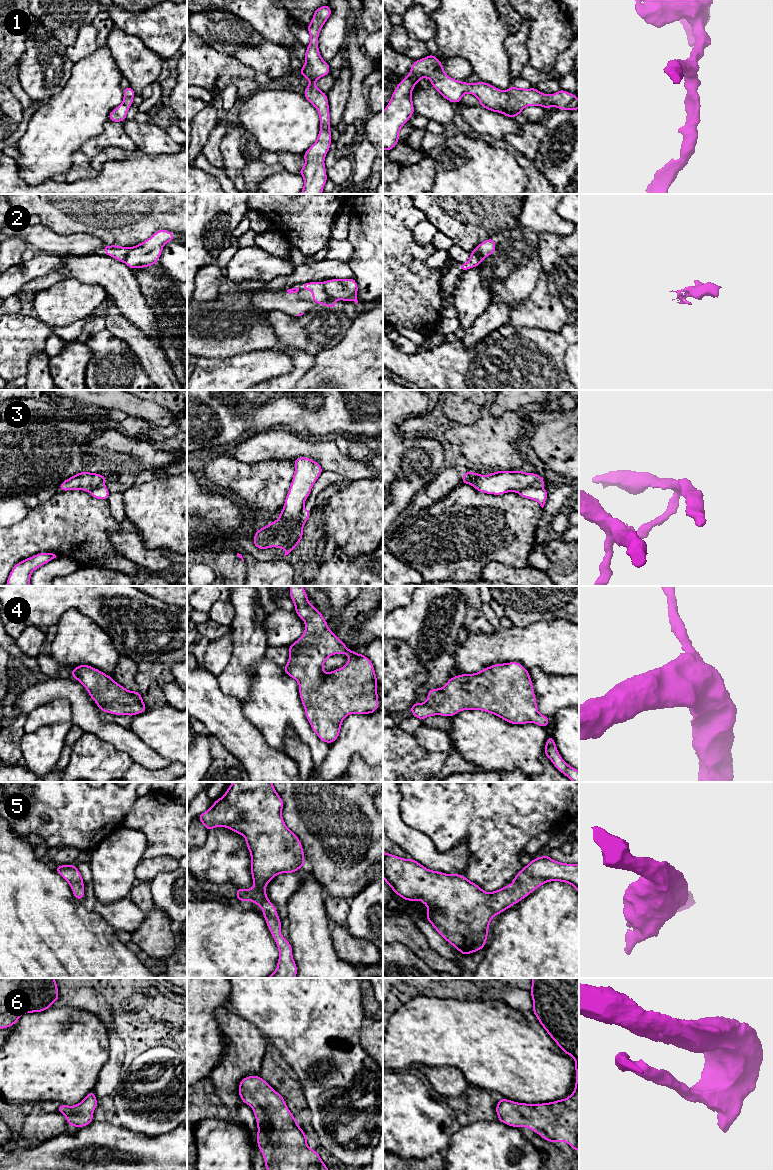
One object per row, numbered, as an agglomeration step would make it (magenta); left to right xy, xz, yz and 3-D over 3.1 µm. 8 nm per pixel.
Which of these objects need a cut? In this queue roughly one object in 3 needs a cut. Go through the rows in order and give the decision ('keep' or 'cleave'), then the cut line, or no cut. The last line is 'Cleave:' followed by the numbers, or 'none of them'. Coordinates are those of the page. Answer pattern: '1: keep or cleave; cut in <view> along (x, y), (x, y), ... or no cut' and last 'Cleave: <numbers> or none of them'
1: keep; no cut
2: cleave; cut in xz along (322, 282), (326, 293), (331, 298)
3: cleave; cut in xz along (302, 507), (299, 523), (291, 532), (284, 549)
4: keep; no cut
5: keep; no cut
6: keep; no cut
Cleave: 2, 3

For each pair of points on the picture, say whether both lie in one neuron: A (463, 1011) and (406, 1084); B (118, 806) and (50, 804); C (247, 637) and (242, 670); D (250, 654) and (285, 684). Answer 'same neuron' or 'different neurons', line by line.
A: different neurons
B: same neuron
C: same neuron
D: different neurons

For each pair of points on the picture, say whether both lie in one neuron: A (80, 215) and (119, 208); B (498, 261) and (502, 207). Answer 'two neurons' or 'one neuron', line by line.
A: one neuron
B: two neurons

